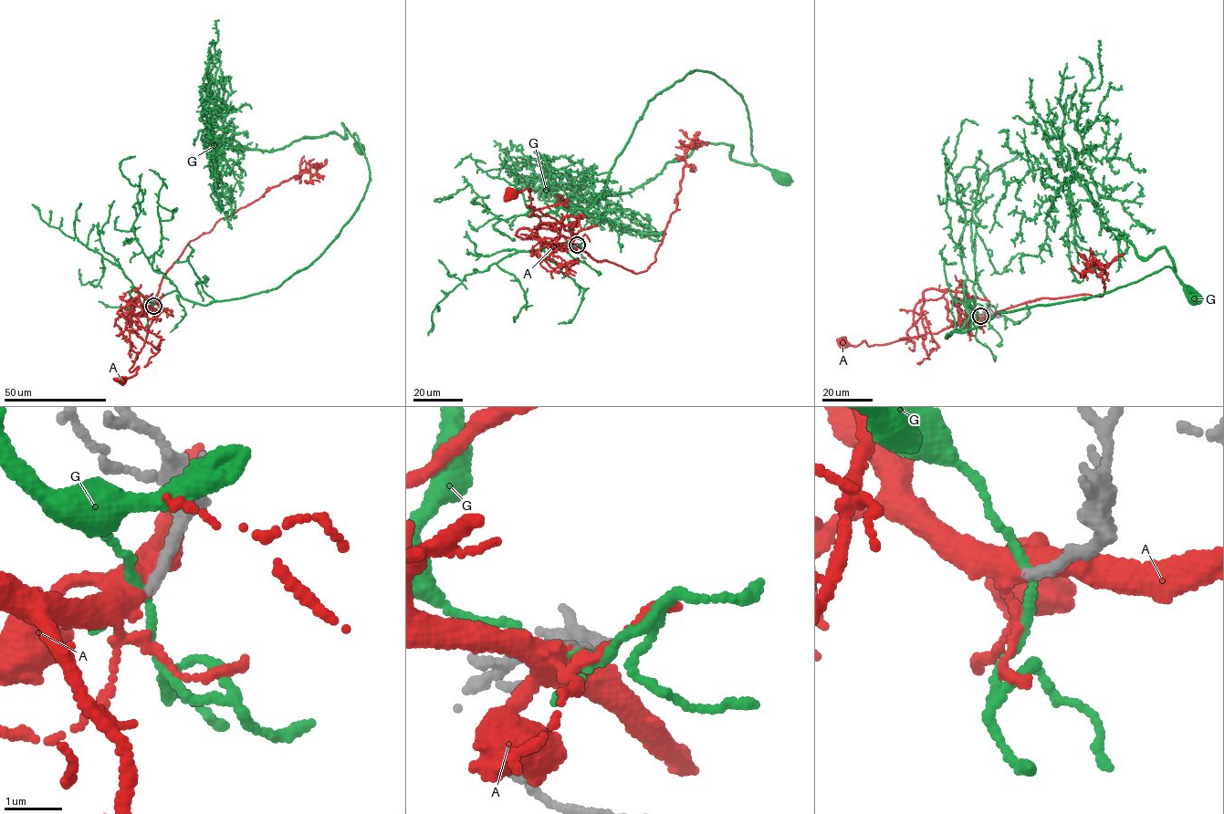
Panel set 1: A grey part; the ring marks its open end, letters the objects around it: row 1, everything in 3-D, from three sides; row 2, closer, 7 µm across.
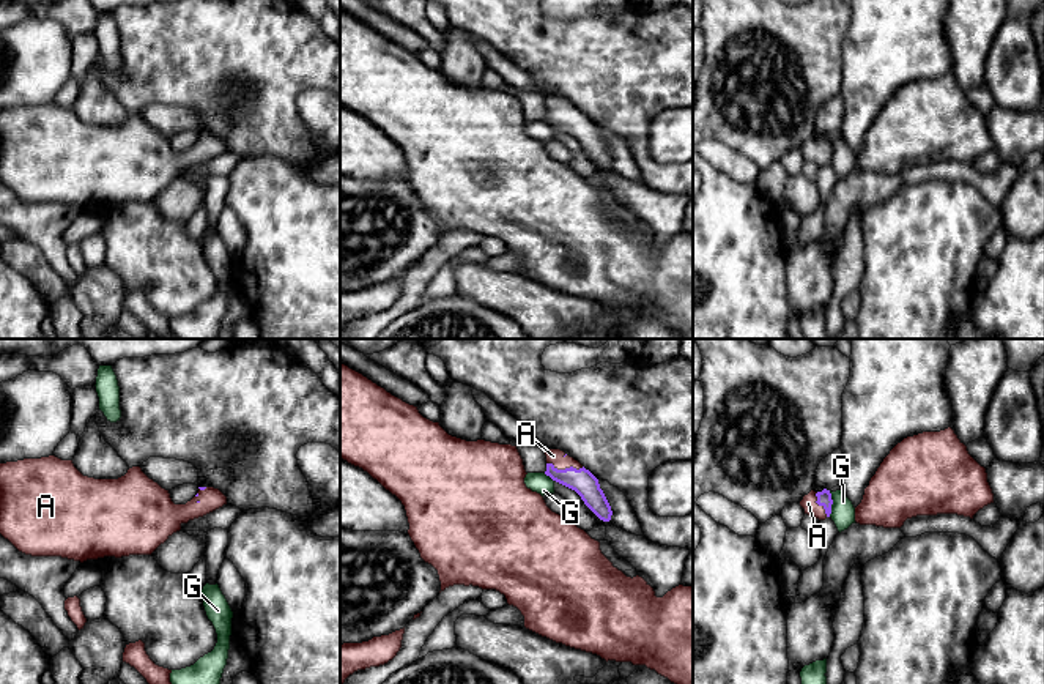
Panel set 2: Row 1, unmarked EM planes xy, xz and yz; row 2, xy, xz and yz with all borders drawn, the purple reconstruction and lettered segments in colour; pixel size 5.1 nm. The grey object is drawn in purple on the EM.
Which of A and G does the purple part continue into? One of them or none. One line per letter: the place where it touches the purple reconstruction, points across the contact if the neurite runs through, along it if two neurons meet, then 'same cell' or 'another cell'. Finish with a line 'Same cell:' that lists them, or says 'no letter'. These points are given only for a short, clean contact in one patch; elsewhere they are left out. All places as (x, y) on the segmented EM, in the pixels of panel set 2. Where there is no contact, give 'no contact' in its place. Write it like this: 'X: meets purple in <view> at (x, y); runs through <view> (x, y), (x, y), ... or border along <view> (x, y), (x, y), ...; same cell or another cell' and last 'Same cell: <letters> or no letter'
A: meets purple in xz at (566, 468); runs through xz (581, 481), (566, 468), (553, 456); same cell
G: meets purple in yz at (832, 503); border along yz (829, 490), (832, 500), (830, 516); another cell
Same cell: A

